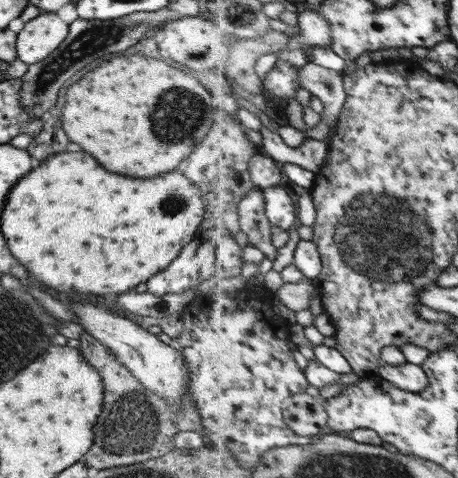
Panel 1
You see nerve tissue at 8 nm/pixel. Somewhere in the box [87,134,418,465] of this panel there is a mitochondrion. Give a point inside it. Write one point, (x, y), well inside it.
(175, 202)

